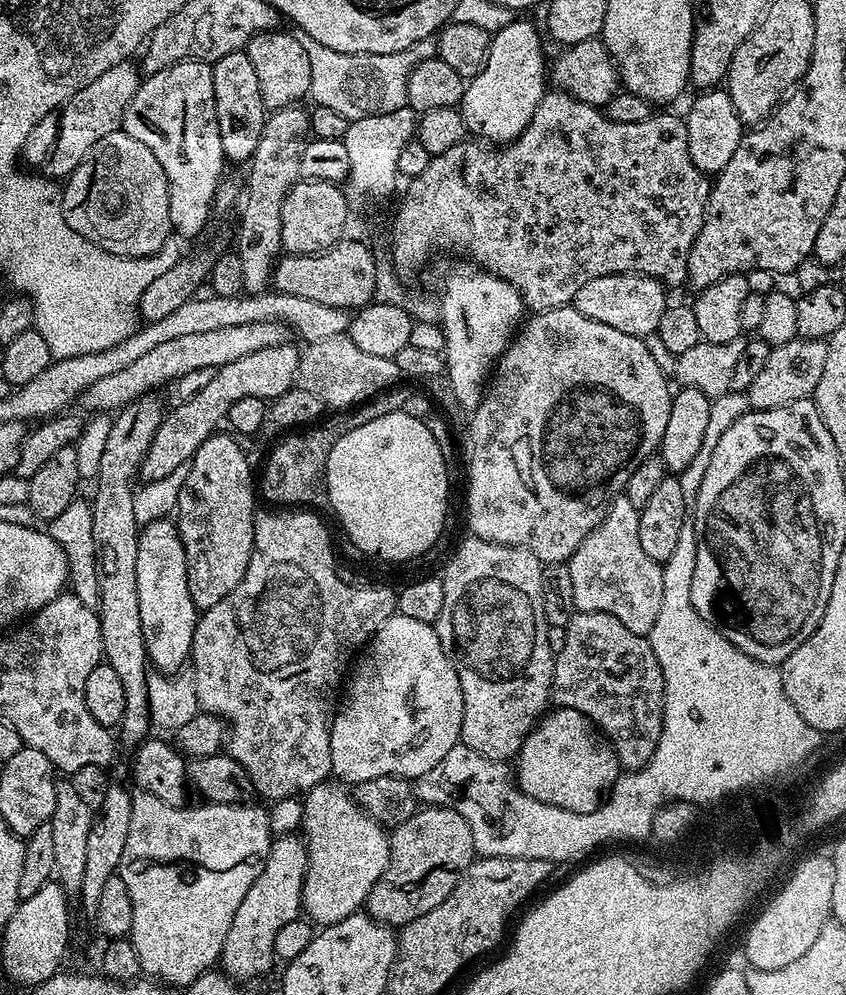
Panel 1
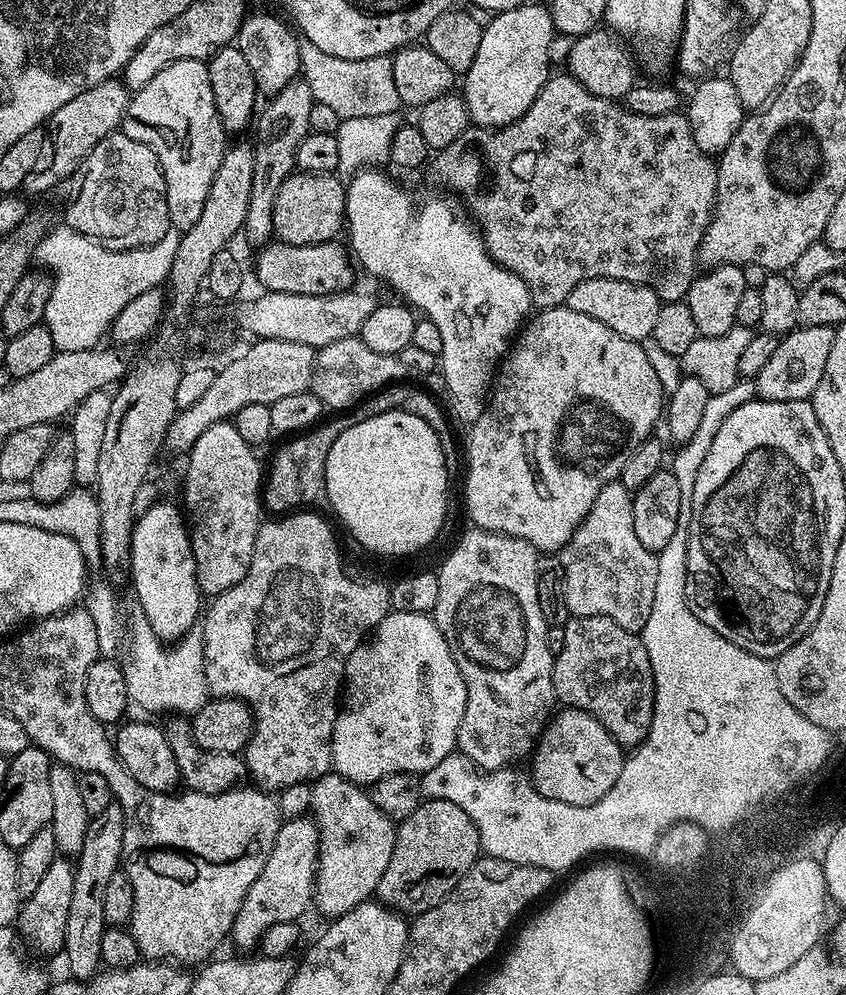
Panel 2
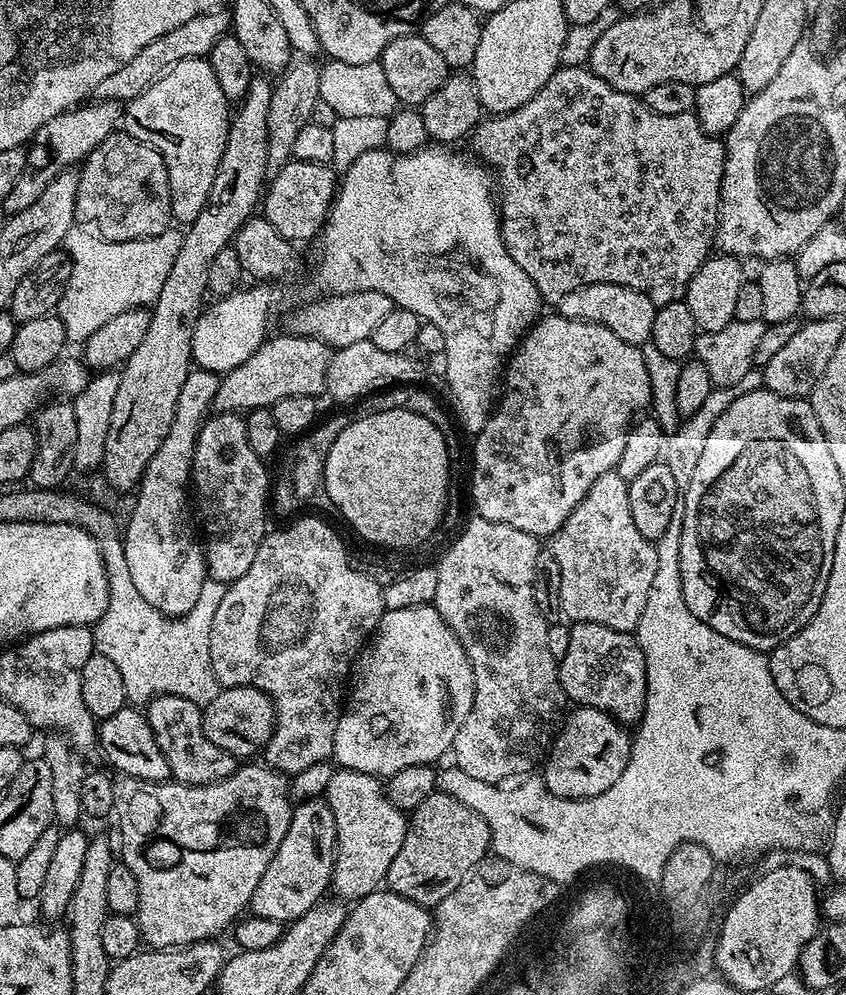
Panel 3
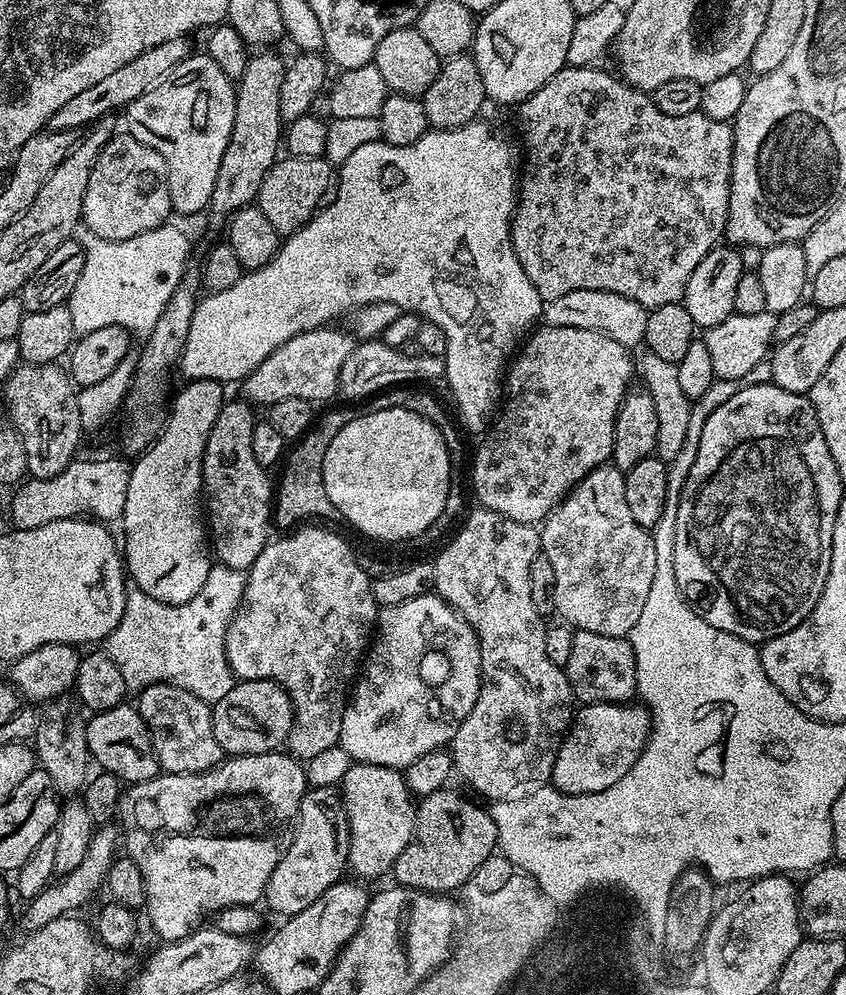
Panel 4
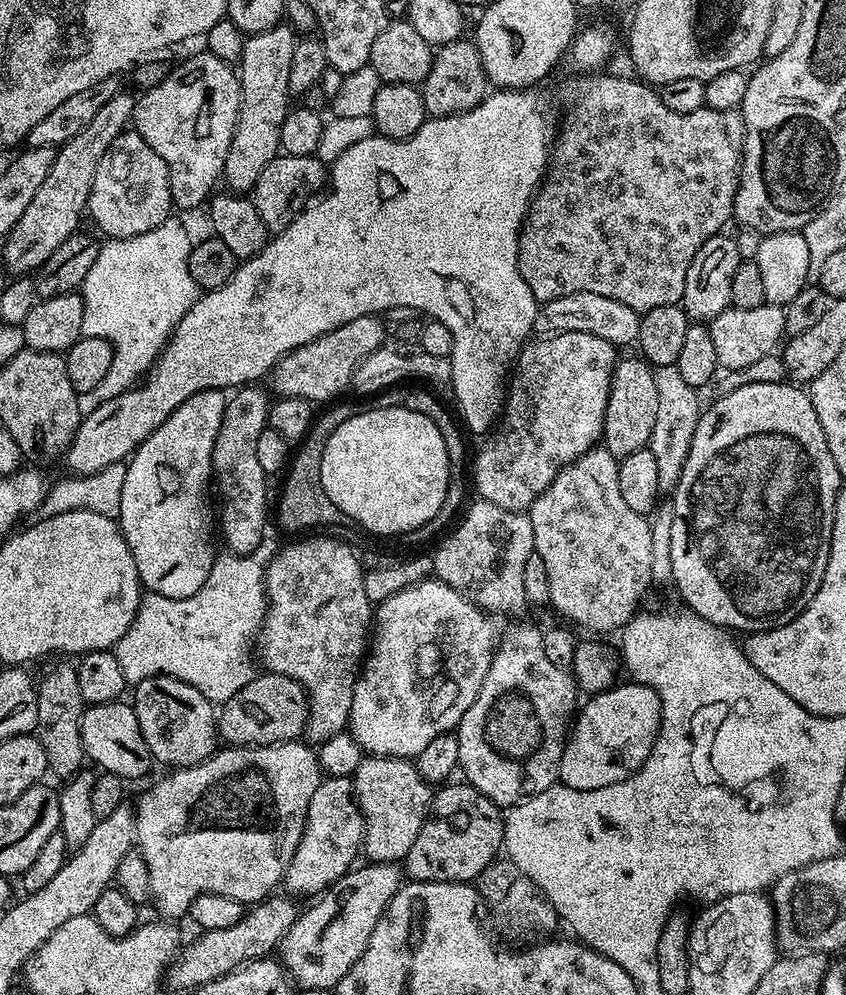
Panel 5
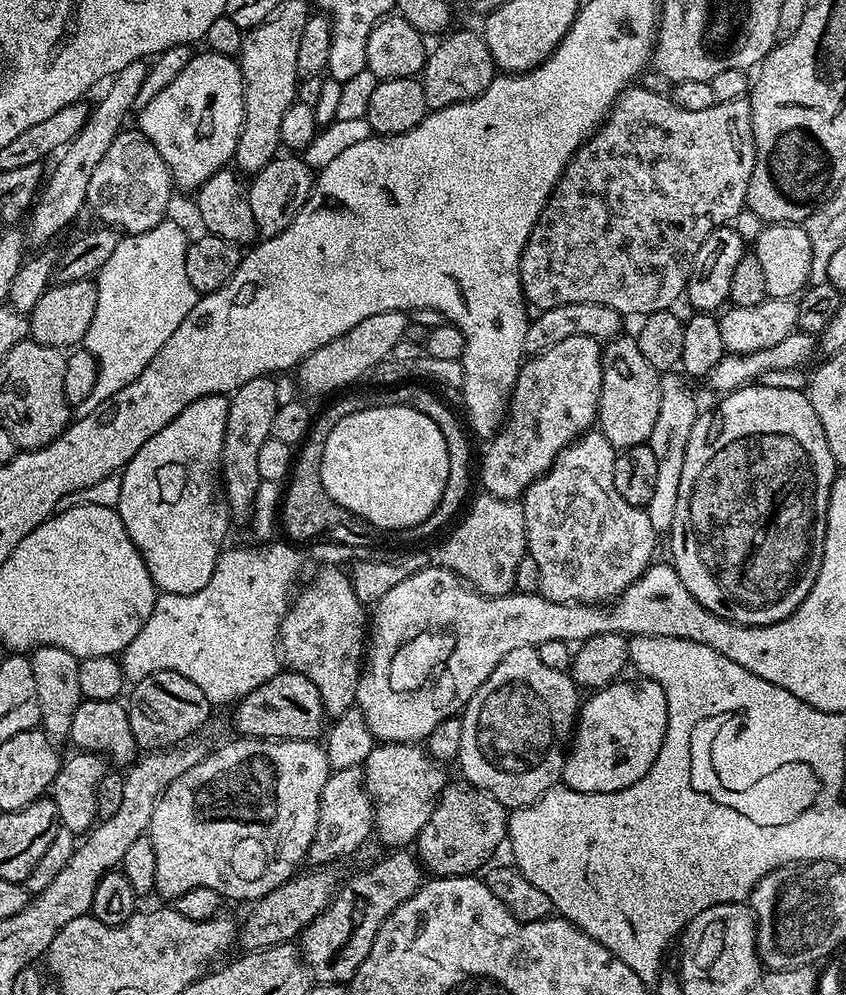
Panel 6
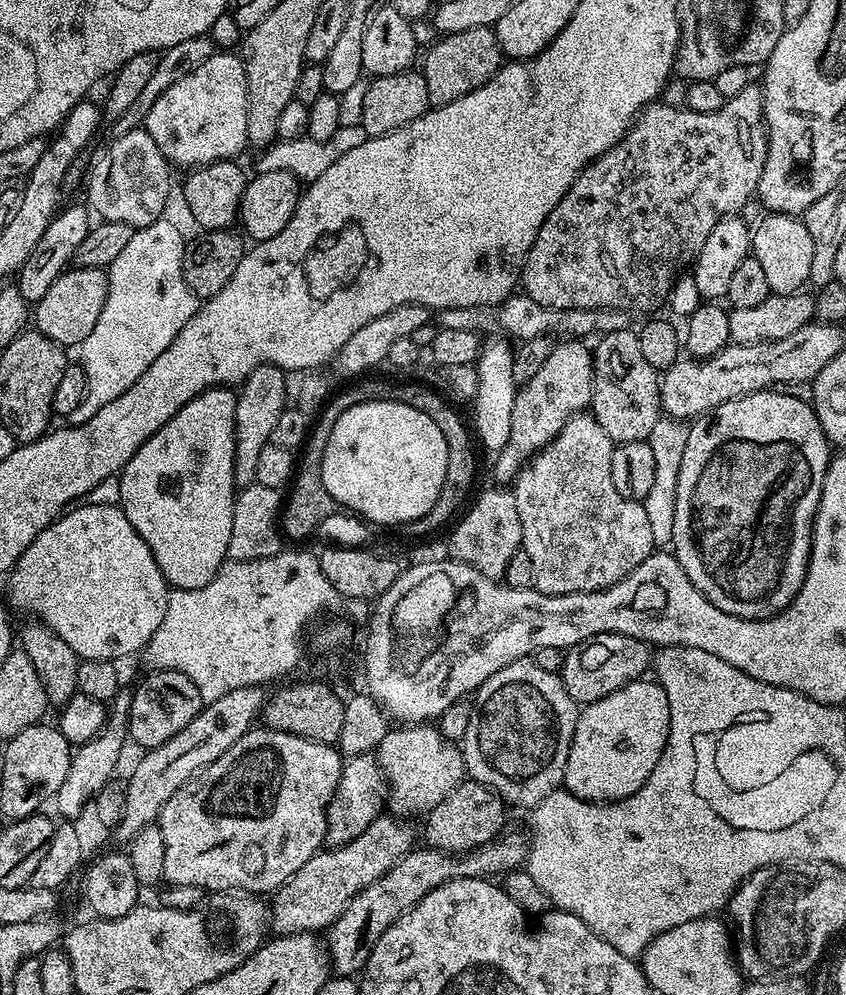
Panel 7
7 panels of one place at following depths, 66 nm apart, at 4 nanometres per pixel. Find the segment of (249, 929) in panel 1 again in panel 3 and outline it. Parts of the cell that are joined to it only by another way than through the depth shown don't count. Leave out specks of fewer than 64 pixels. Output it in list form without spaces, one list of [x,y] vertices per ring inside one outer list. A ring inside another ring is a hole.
[[[323,798],[299,801],[293,807],[292,821],[286,830],[286,838],[282,838],[282,846],[278,846],[278,854],[270,858],[270,866],[266,866],[266,874],[262,874],[254,890],[251,915],[285,922],[297,920],[306,914],[306,910],[325,899],[332,883],[335,861],[334,810],[330,810],[327,800]]]

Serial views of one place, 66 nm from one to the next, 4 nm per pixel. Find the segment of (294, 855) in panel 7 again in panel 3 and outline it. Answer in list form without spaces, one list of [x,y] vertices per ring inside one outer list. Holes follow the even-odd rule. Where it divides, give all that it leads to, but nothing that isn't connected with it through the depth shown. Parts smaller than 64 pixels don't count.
[[[244,762],[237,767],[234,774],[230,774],[230,778],[222,778],[213,784],[203,784],[202,786],[190,786],[189,784],[177,784],[175,782],[150,782],[149,780],[135,780],[132,776],[121,775],[114,779],[114,816],[115,819],[120,819],[120,844],[118,840],[118,856],[122,863],[133,872],[134,878],[138,878],[138,906],[134,913],[136,921],[140,923],[140,934],[143,943],[149,949],[155,950],[157,948],[187,948],[188,945],[194,942],[202,942],[203,940],[211,940],[219,937],[219,932],[224,932],[233,927],[236,921],[241,919],[242,913],[251,905],[252,895],[255,888],[258,886],[258,881],[262,879],[262,874],[266,874],[266,866],[270,866],[270,858],[274,858],[274,854],[278,854],[278,846],[282,846],[282,838],[286,838],[286,830],[292,821],[292,810],[294,807],[293,801],[290,799],[290,780],[285,773],[278,772],[274,768],[268,767],[263,762]]]

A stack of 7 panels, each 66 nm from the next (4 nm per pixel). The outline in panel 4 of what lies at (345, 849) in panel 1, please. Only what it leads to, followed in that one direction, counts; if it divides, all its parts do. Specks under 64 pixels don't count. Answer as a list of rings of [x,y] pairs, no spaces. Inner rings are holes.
[[[353,762],[350,770],[346,770],[346,778],[340,780],[338,791],[344,799],[348,819],[348,868],[351,875],[364,882],[376,880],[379,876],[387,877],[398,854],[402,854],[412,841],[416,829],[416,804],[404,781],[403,771]]]

